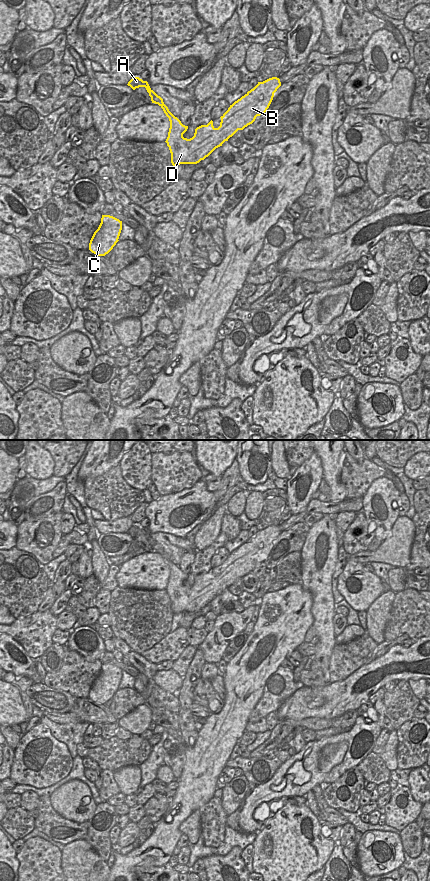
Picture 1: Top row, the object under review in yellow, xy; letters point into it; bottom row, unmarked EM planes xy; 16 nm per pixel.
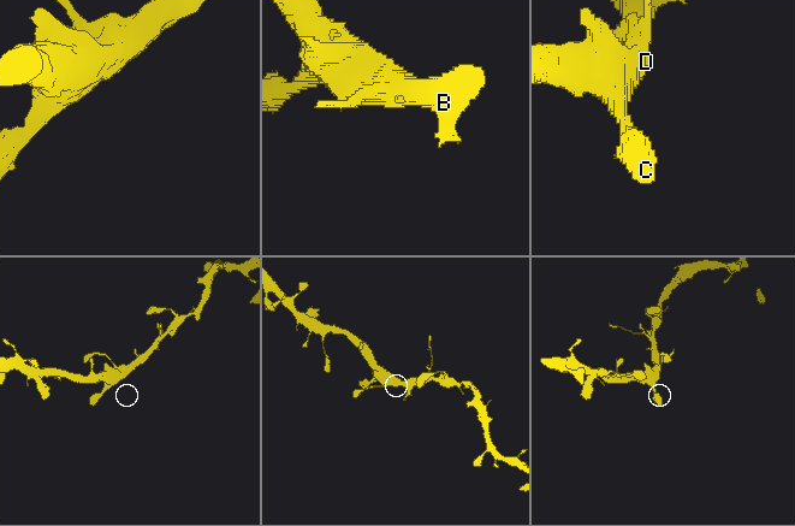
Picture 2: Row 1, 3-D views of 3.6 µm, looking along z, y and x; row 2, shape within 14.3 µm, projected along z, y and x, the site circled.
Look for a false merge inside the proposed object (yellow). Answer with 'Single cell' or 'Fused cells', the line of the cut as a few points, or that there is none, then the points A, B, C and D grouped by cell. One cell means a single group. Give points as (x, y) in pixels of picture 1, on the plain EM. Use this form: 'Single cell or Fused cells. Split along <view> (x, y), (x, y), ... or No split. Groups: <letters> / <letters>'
Single cell. No split. Groups: A B C D.

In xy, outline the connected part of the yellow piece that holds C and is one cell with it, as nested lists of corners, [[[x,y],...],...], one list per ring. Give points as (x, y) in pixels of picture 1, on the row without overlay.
[[[102,663],[101,671],[90,688],[89,698],[98,704],[105,704],[119,689],[121,678],[122,669],[110,663]]]

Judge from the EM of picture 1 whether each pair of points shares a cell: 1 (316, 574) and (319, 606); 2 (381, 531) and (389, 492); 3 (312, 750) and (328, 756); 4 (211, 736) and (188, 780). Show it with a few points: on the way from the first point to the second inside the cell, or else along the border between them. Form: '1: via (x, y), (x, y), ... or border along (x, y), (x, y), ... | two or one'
1: via (318, 582), (319, 598) | one
2: via (387, 524), (389, 515), (388, 503) | one
3: border along (340, 742), (322, 749), (320, 772) | two
4: via (211, 747), (208, 757), (199, 769) | one

